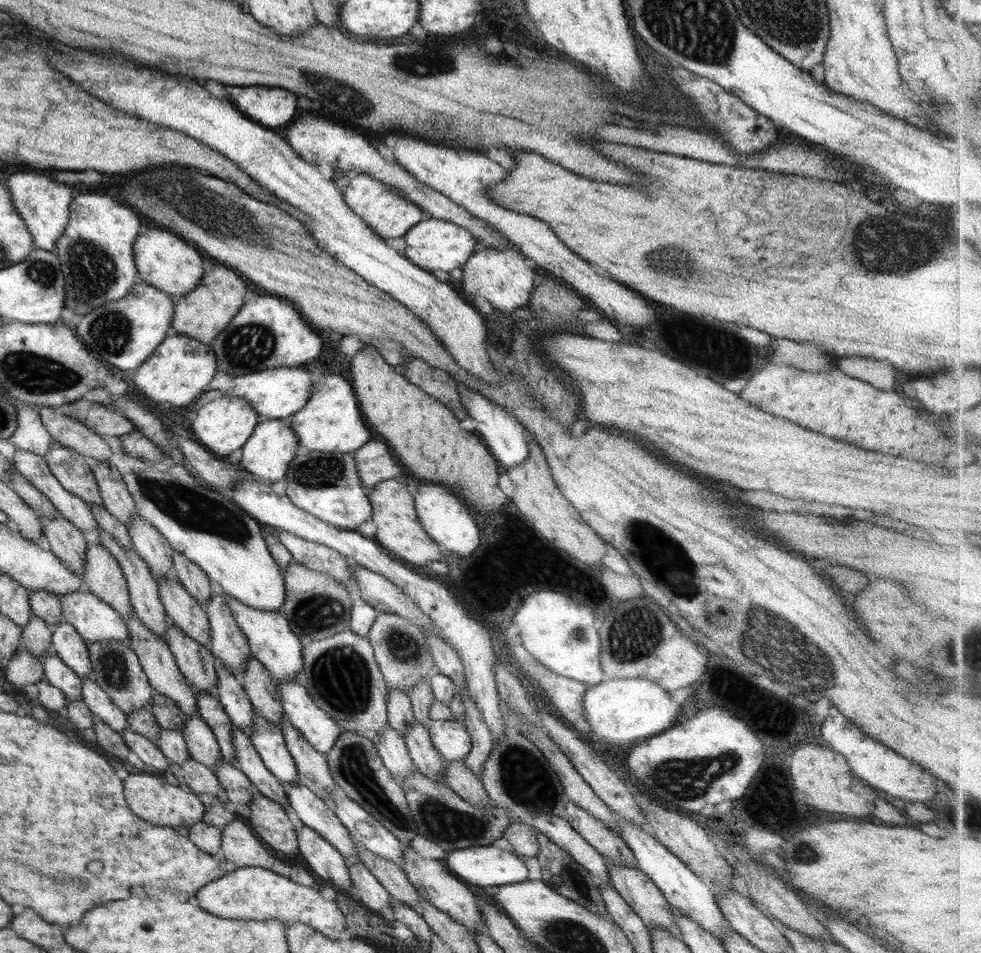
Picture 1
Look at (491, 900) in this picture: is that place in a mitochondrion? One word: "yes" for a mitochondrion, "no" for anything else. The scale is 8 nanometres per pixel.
no

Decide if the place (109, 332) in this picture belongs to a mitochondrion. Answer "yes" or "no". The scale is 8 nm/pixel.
yes

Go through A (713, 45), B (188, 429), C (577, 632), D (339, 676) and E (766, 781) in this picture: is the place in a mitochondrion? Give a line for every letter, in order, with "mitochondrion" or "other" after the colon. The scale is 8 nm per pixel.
A: mitochondrion
B: other
C: mitochondrion
D: mitochondrion
E: other

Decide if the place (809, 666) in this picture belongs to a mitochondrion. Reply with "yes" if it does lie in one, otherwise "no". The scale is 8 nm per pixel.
yes

